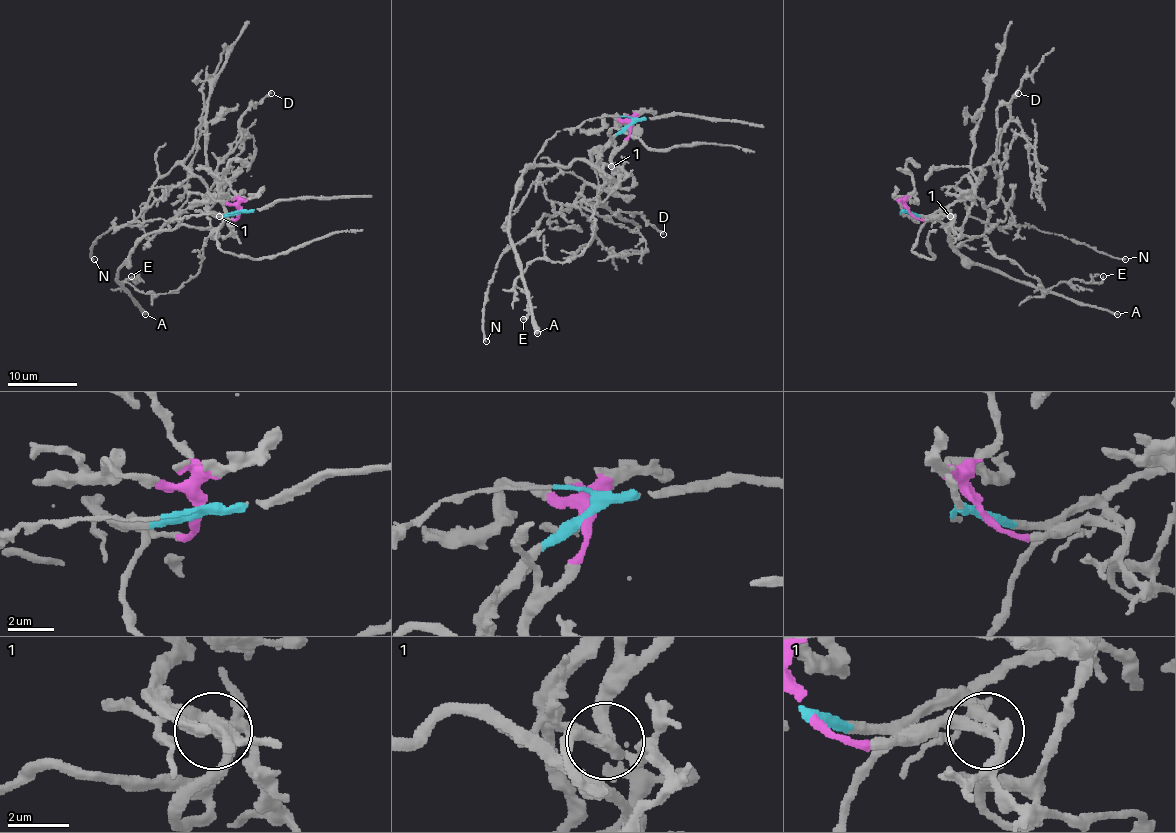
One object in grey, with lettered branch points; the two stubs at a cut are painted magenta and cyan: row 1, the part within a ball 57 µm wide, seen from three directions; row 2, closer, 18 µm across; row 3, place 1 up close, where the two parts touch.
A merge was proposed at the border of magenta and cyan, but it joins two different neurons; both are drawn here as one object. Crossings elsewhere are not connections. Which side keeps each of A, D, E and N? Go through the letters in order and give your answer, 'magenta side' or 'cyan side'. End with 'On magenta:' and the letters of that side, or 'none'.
A: magenta side
D: cyan side
E: cyan side
N: cyan side
On magenta: A

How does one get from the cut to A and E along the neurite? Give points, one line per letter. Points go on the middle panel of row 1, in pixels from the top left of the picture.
A: (631, 125), (613, 169), (604, 167), (610, 177), (582, 160), (533, 165), (515, 191), (510, 239), (538, 333)
E: (631, 125), (601, 155), (625, 174), (599, 202), (592, 240), (564, 261), (534, 260), (519, 277), (524, 319)

